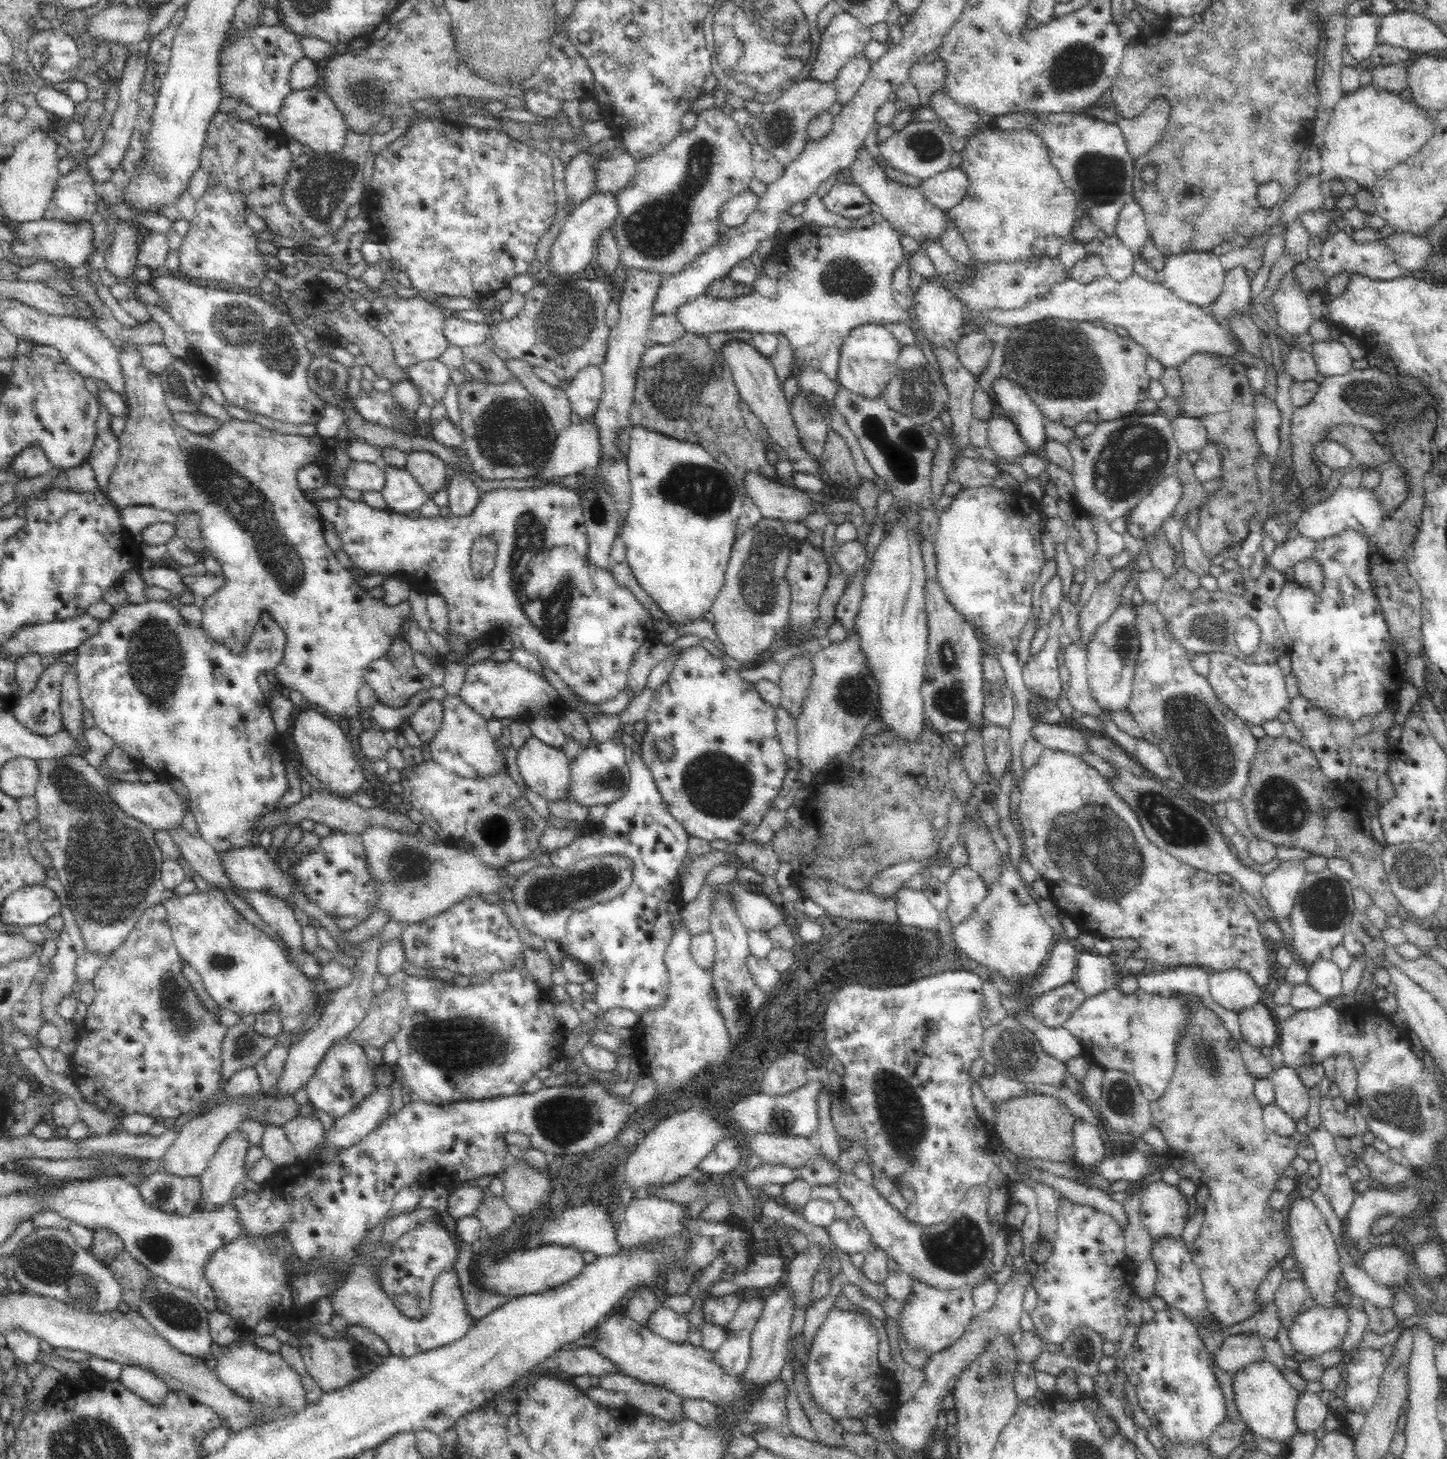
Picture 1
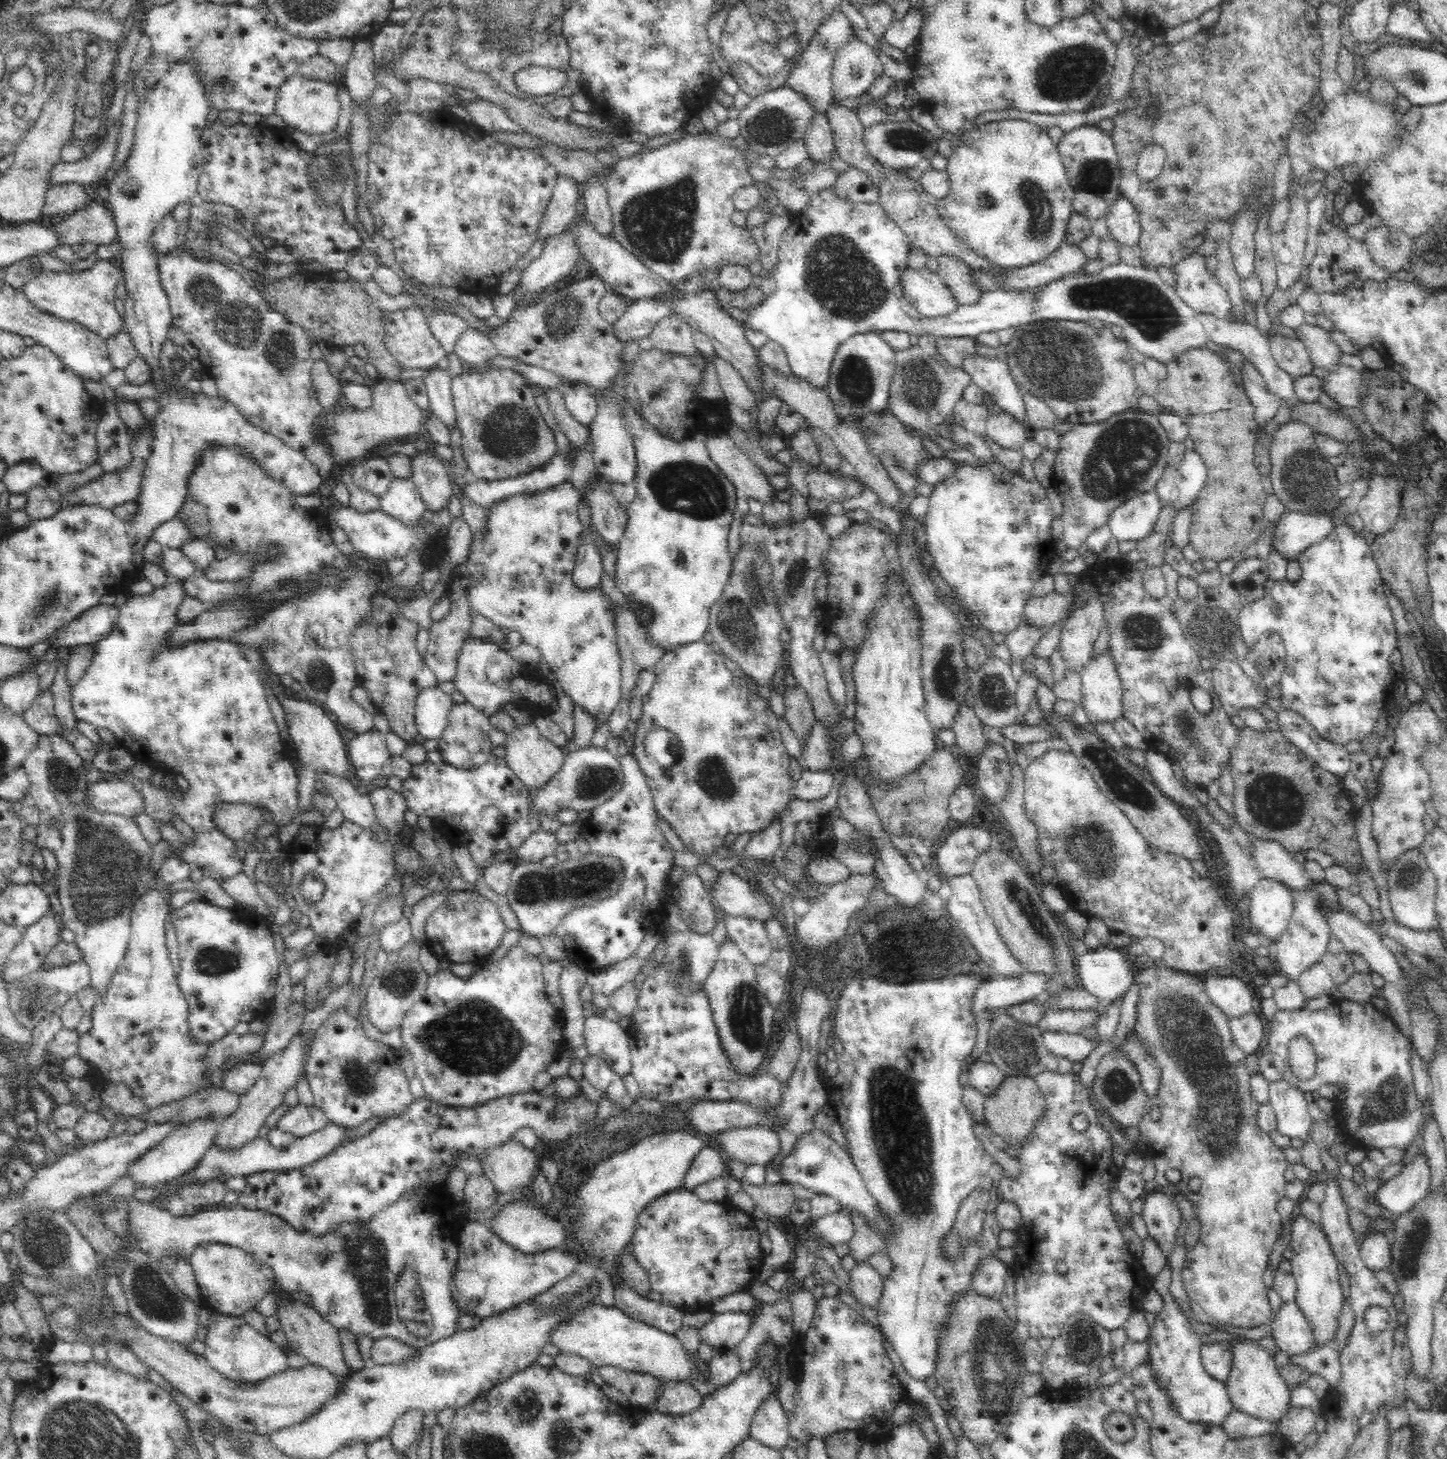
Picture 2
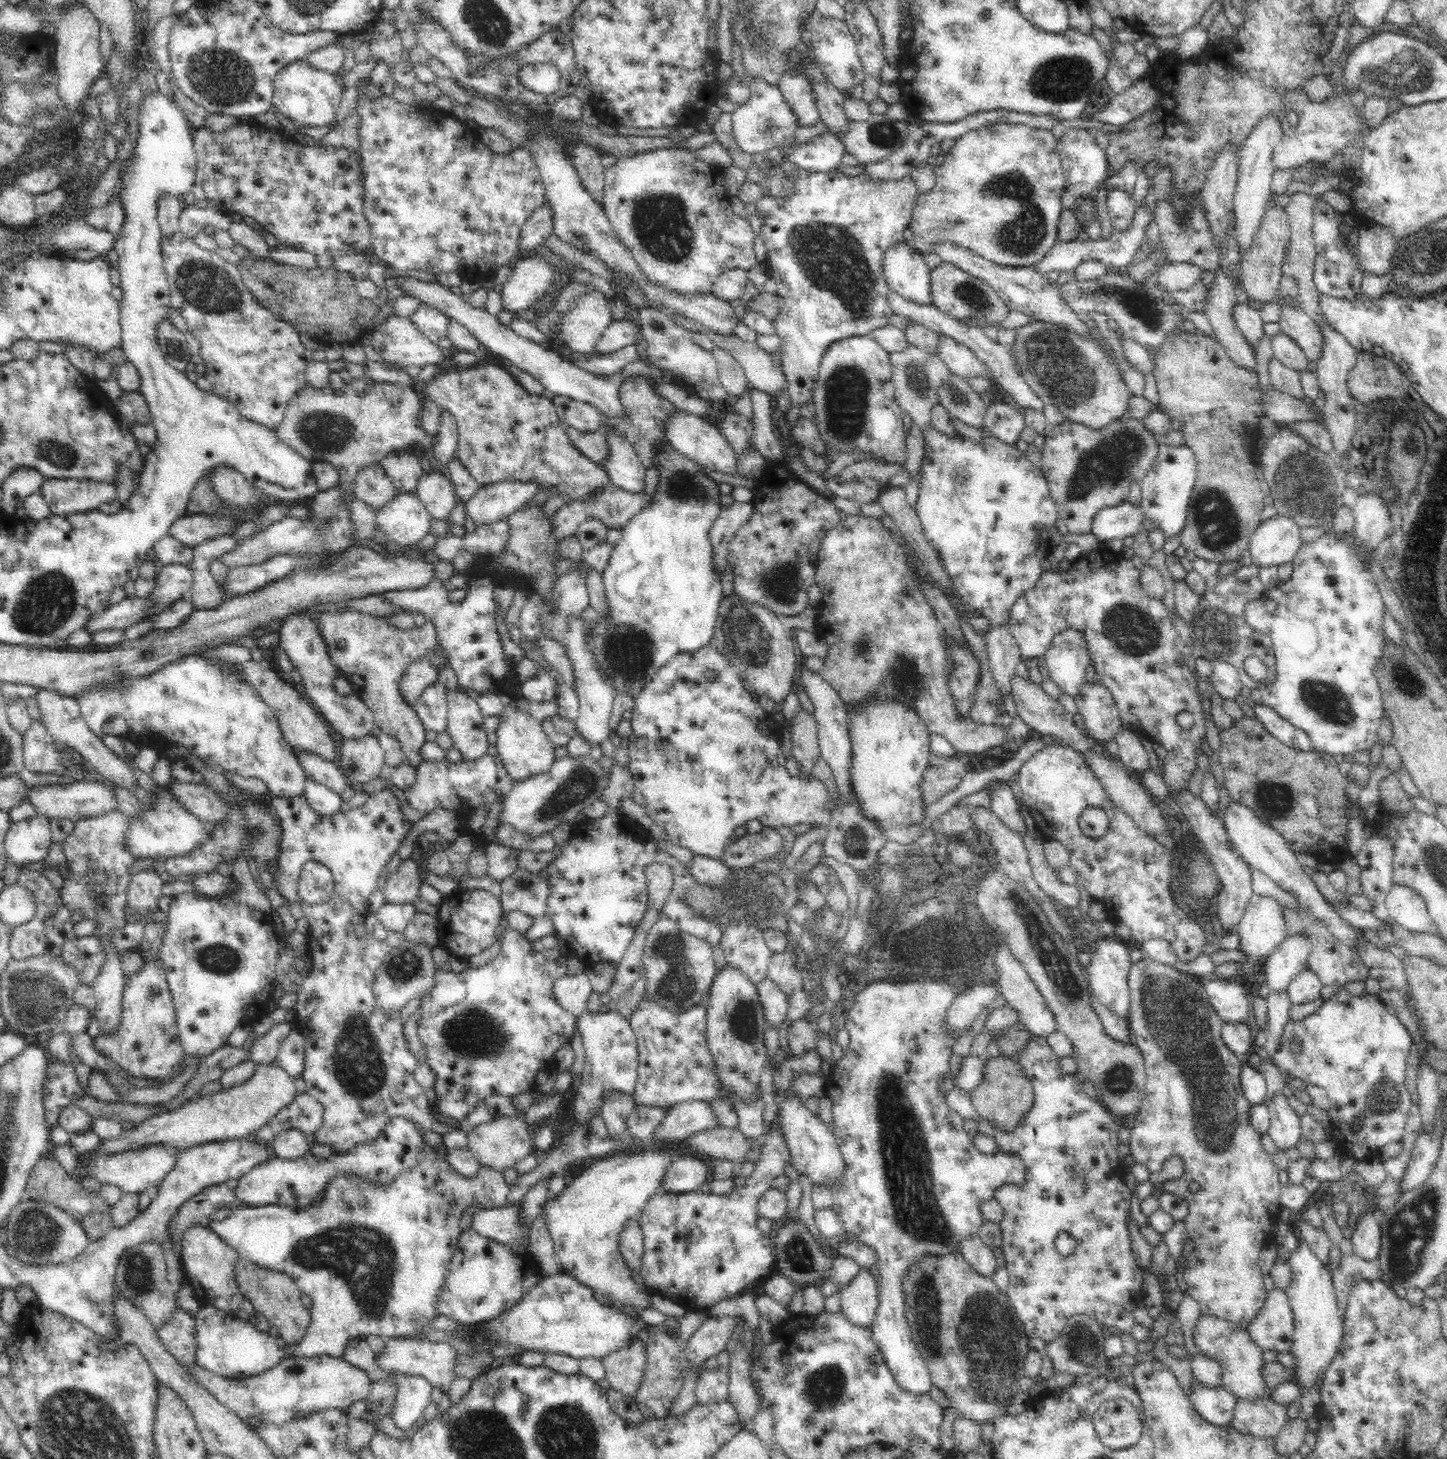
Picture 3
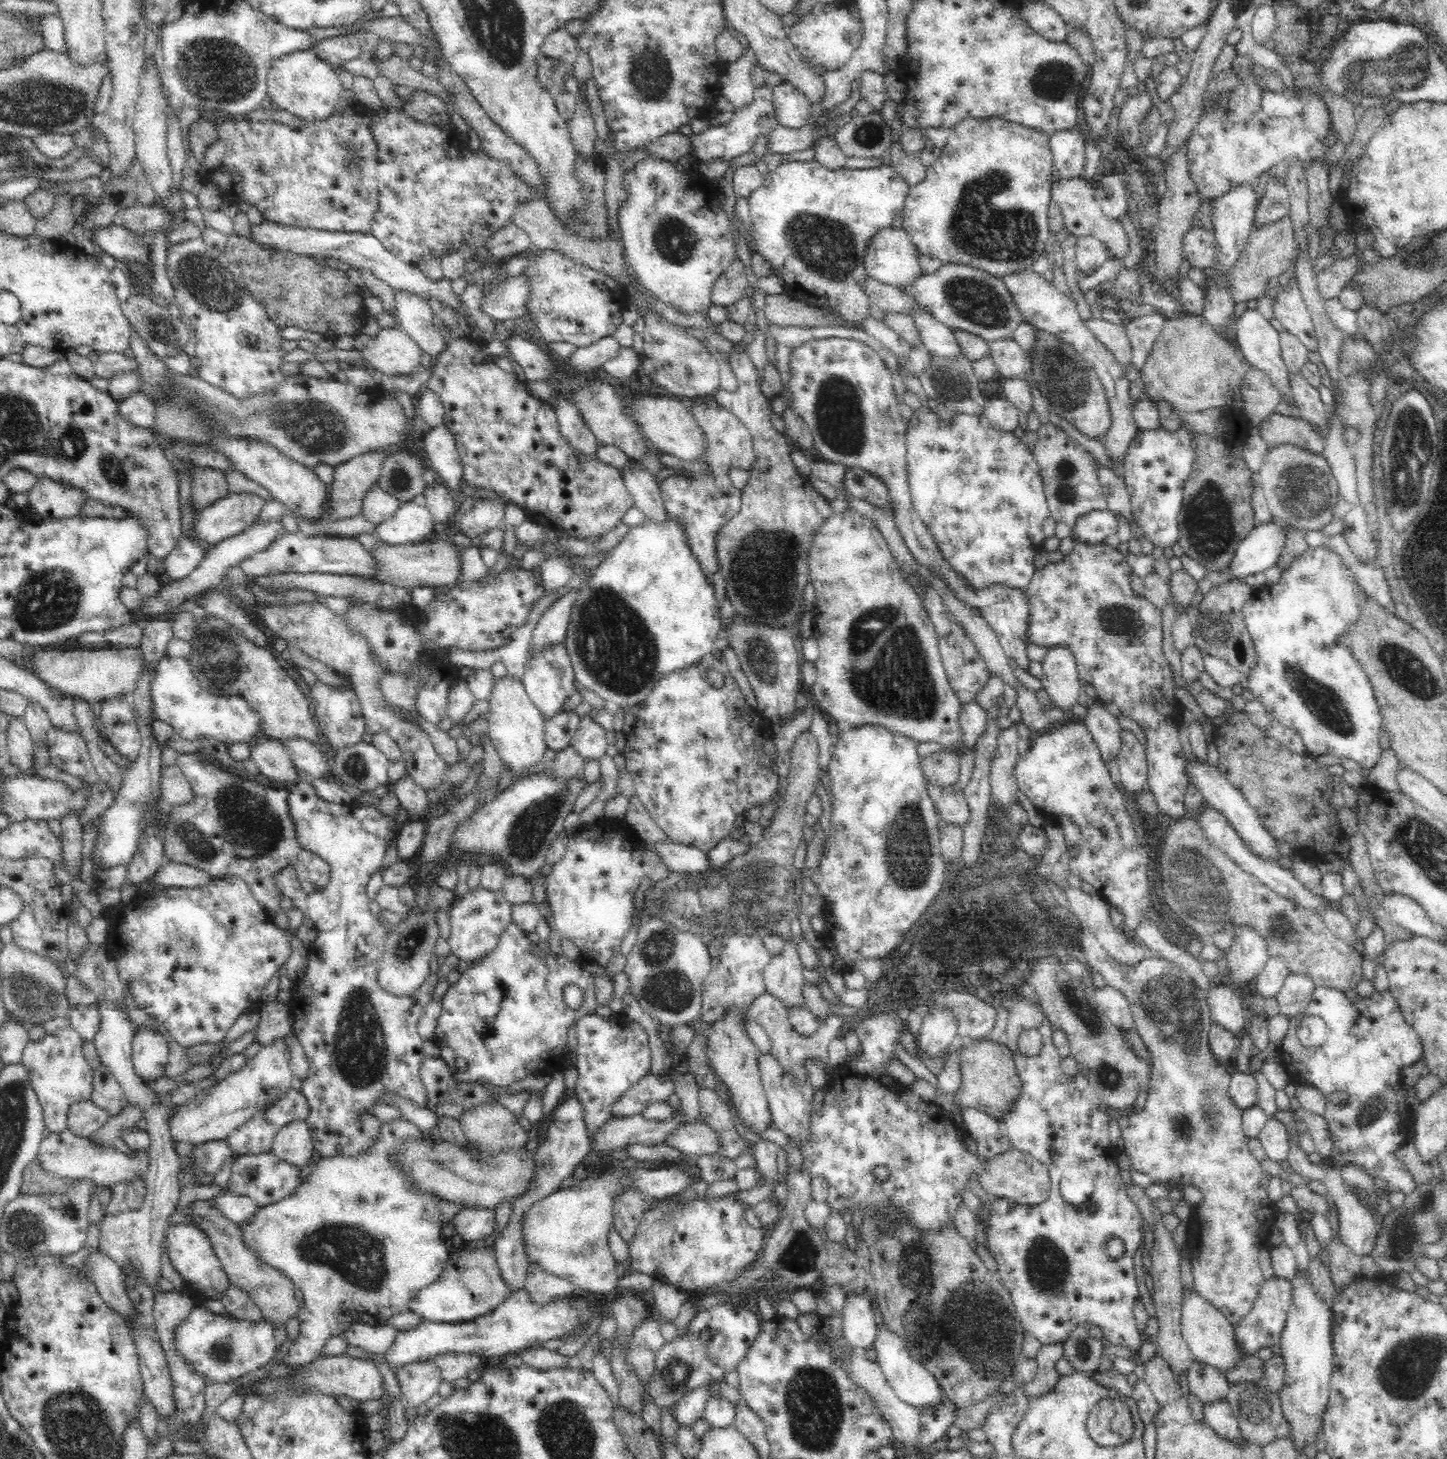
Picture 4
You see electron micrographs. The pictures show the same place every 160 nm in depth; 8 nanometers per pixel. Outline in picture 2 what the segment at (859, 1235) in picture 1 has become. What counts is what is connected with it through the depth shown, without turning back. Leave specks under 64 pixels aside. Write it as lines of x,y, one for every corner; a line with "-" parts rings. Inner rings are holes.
842,1210
814,1219
815,1235
828,1240
832,1245
848,1243
853,1237
854,1226
850,1215

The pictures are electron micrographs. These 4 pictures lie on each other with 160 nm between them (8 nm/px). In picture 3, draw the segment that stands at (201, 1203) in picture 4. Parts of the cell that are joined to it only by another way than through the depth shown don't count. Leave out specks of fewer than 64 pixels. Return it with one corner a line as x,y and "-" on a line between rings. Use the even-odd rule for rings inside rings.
242,1256
234,1261
234,1279
238,1291
253,1305
253,1310
260,1312
268,1323
280,1332
280,1337
290,1346
298,1343
306,1334
310,1321
310,1312
301,1303
300,1290
290,1276
282,1272
273,1272
260,1268
251,1260

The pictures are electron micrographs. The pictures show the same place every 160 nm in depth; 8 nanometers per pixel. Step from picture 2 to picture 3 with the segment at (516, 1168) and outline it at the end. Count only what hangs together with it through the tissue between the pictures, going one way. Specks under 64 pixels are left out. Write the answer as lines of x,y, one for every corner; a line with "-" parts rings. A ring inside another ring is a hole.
498,1115
487,1121
475,1124
467,1130
467,1146
476,1156
480,1165
497,1168
504,1172
526,1158
534,1148
532,1128
524,1118
518,1115

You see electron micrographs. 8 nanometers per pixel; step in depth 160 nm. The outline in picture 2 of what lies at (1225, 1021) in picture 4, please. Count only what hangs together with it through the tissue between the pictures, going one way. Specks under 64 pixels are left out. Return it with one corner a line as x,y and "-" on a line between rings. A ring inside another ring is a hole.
1205,972
1206,992
1210,1000
1228,1017
1239,1017
1250,1013
1256,996
1246,983
1232,974

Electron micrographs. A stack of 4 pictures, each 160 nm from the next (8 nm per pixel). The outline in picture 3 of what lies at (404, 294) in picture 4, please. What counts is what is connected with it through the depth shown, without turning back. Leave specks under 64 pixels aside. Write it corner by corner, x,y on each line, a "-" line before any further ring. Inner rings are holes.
420,304
409,318
422,337
428,339
430,343
437,344
441,339
447,338
448,317
436,308

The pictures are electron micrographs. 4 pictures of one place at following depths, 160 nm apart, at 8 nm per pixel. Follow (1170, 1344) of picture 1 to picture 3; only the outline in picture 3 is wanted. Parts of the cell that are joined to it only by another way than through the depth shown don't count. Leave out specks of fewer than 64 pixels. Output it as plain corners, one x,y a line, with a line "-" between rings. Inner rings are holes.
1192,1380
1190,1401
1195,1405
1203,1420
1216,1427
1231,1425
1235,1414
1236,1395
1223,1386
1208,1388

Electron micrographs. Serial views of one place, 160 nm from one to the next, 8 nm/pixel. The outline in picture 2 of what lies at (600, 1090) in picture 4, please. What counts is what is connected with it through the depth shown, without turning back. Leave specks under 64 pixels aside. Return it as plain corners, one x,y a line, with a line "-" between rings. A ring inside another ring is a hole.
587,1013
585,1018
584,1031
585,1045
587,1048
587,1056
589,1058
599,1058
605,1062
612,1073
622,1078
631,1075
631,1052
629,1049
629,1034
627,1029
624,1030
622,1026
614,1020
609,1020
606,1016
600,1014
596,1015

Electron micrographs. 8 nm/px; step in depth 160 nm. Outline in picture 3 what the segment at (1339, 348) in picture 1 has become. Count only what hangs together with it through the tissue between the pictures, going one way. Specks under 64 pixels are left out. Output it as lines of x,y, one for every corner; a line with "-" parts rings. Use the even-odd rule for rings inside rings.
1282,302
1278,324
1281,332
1300,346
1308,361
1318,360
1322,352
1322,334
1318,325
1306,315
1299,304
1293,306

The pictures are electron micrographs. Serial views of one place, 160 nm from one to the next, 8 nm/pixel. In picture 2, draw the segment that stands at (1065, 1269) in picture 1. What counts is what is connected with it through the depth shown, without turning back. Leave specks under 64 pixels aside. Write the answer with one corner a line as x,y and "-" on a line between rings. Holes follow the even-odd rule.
1049,1068
1042,1069
1033,1076
1034,1083
1038,1086
1038,1089
1042,1092
1044,1099
1044,1108
1042,1114
1038,1117
1038,1120
1034,1123
1029,1137
1026,1141
1020,1143
1018,1148
1018,1162
1020,1162
1020,1174
1015,1180
1001,1180
997,1186
997,1199
999,1201
1011,1202
1019,1210
1020,1220
1018,1226
1013,1230
1015,1234
1014,1244
1011,1248
1014,1250
1014,1264
1011,1268
1008,1268
1008,1272
1012,1273
1014,1280
1014,1308
1016,1308
1016,1317
1018,1323
1022,1326
1026,1326
1026,1330
1030,1333
1030,1337
1036,1340
1042,1338
1054,1339
1056,1336
1060,1336
1062,1332
1062,1326
1064,1322
1075,1313
1085,1313
1091,1316
1091,1318
1103,1328
1106,1328
1109,1332
1116,1329
1124,1328
1124,1324
1130,1319
1130,1316
1138,1310
1142,1310
1141,1306
1142,1298
1148,1290
1151,1277
1143,1272
1144,1268
1126,1245
1125,1237
1122,1236
1121,1228
1118,1227
1119,1223
1116,1222
1116,1214
1112,1209
1112,1190
1116,1190
1116,1180
1118,1176
1118,1166
1112,1161
1114,1156
1114,1140
1110,1132
1102,1126
1102,1122
1098,1120
1098,1105
1091,1094
1091,1090
1085,1088
1080,1082
1079,1075
1076,1073
1061,1073
1052,1071
-
1076,1114
1082,1114
1088,1118
1088,1126
1083,1131
1076,1131
1070,1126
1070,1120
-
1062,1262
1066,1266
1066,1274
1058,1274
1056,1270
1056,1264

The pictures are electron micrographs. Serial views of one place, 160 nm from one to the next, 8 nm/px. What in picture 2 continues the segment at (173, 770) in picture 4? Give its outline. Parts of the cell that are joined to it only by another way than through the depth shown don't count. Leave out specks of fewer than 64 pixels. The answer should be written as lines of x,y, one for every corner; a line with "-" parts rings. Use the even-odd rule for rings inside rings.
222,800
212,808
214,827
232,842
244,839
249,833
256,835
258,826
270,820
275,820
271,813
260,813
250,803
232,804

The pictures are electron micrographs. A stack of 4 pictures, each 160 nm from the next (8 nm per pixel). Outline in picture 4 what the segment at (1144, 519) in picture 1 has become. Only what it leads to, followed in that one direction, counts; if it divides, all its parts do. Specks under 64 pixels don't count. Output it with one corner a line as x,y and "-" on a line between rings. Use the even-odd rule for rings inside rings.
1093,510
1080,515
1071,526
1071,535
1076,541
1086,545
1099,545
1118,530
1116,513
1110,510
1104,512

